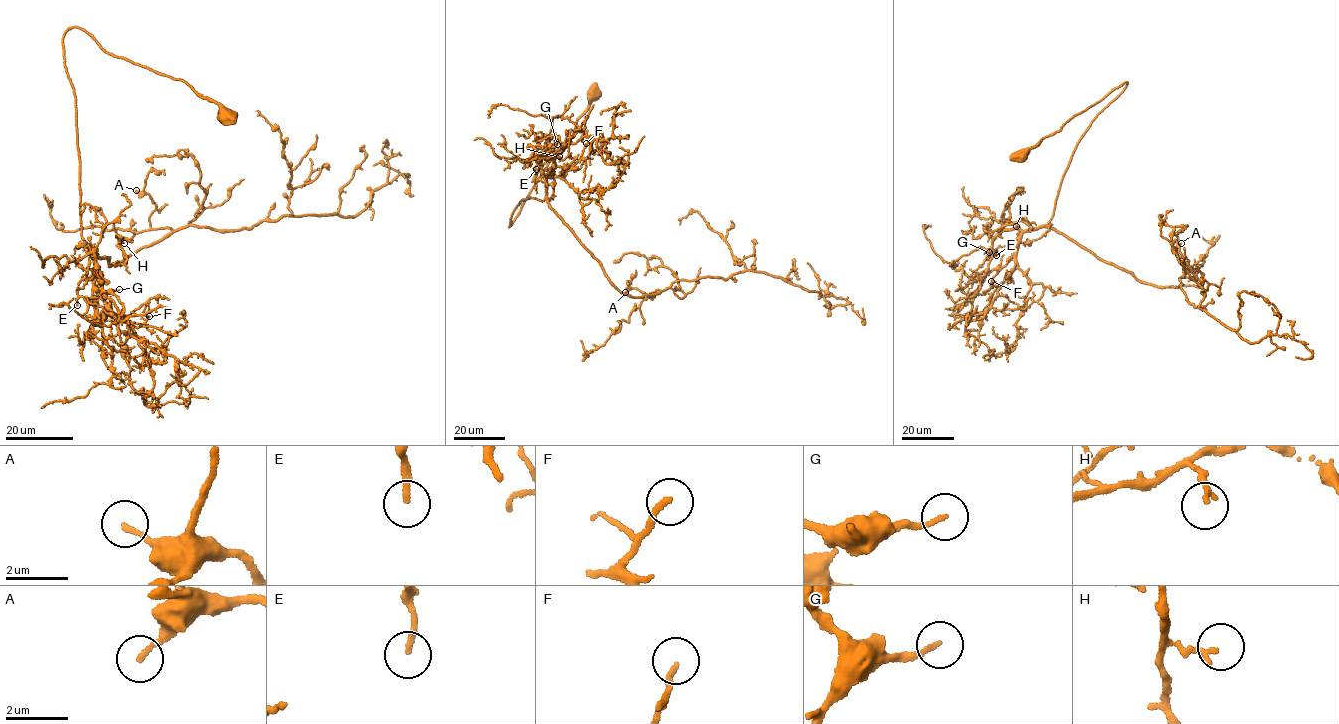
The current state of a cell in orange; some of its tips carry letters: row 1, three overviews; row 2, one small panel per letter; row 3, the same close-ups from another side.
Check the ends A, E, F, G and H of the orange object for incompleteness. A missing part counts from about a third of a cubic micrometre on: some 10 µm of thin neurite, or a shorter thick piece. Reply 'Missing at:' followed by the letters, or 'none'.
Missing at: F

